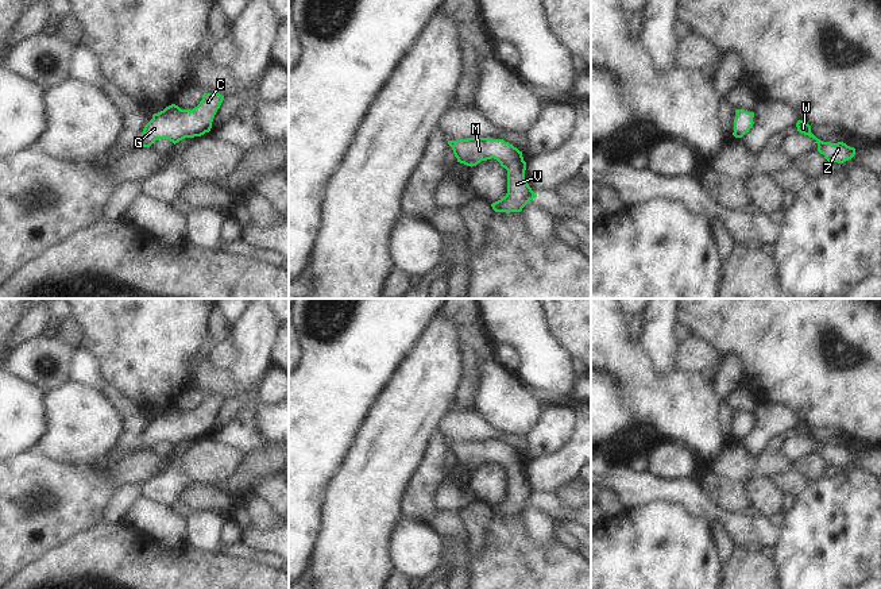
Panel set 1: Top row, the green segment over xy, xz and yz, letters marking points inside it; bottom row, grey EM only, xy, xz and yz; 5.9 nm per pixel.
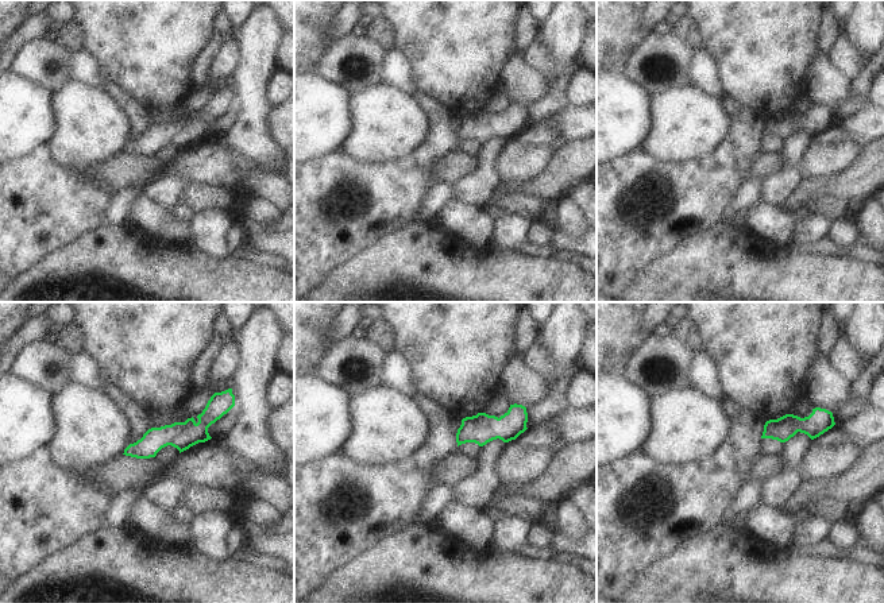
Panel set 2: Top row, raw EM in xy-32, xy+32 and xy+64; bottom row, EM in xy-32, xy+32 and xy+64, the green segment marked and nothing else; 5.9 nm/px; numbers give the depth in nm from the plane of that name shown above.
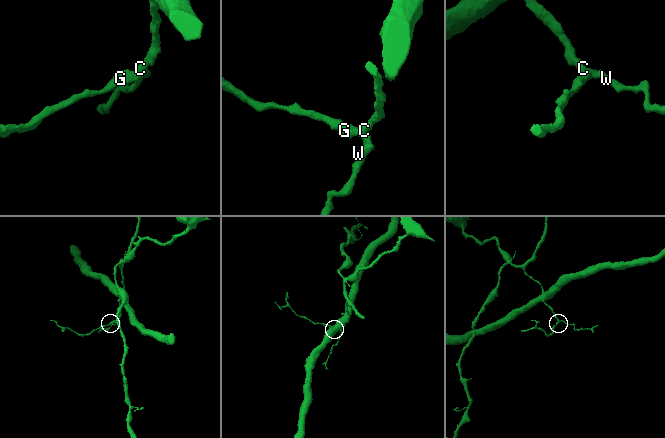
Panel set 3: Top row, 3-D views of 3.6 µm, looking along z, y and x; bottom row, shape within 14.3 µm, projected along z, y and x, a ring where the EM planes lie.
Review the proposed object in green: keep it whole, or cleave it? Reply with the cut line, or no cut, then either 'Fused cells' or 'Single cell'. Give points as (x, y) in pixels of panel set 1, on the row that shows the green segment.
No split. Single cell.

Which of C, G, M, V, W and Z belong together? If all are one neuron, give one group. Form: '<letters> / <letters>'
C G M V W Z

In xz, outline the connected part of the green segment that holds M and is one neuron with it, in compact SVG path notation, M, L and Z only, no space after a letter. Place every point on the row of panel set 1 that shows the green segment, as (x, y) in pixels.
M487 136L448 140L448 145L460 163L472 168L494 158L507 170L507 193L491 204L495 212L521 212L530 200L537 197L525 178L526 162L522 151L509 142Z

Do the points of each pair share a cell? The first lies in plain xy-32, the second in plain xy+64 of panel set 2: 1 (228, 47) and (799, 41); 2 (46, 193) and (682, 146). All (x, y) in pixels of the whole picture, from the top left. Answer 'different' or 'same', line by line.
1: different
2: different

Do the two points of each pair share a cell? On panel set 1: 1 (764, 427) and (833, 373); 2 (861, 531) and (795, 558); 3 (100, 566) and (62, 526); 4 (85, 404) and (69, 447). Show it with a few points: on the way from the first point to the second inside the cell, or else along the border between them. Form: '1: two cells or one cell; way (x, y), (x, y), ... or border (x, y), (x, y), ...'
1: two cells; border (757, 403), (783, 404), (799, 422)
2: one cell; way (845, 538), (827, 546), (819, 546), (811, 554)
3: two cells; border (100, 522), (72, 535), (45, 553)
4: one cell; way (84, 415), (82, 427), (73, 437)

